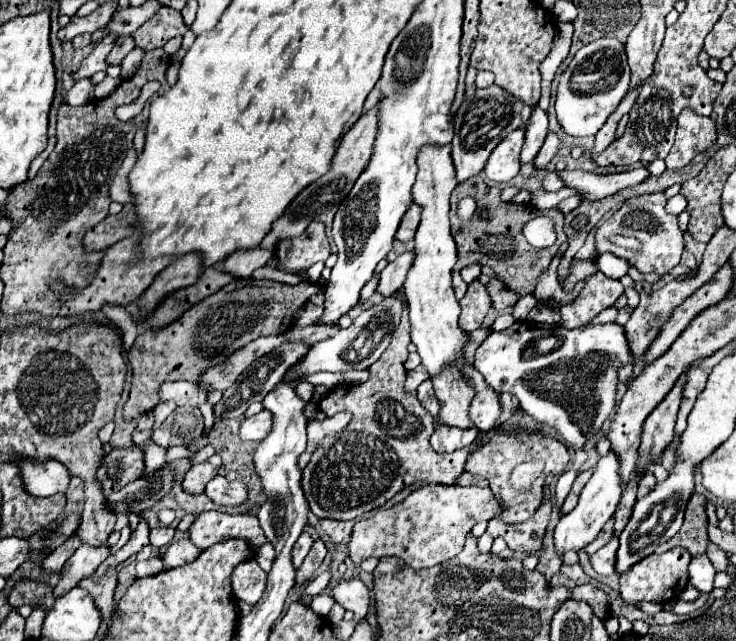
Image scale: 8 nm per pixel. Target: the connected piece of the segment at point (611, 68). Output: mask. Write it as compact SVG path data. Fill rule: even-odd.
M601 37L585 47L581 47L567 71L563 71L557 87L557 121L561 129L571 137L591 137L595 135L607 117L617 109L625 91L629 87L629 65L625 59L625 47L617 39Z

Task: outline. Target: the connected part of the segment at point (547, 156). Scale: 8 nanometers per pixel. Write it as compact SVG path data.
M549 133L549 135L545 137L545 143L543 143L541 151L537 153L537 159L533 161L535 169L545 169L545 167L547 167L547 163L555 157L557 149L559 149L559 137L557 137L555 133Z

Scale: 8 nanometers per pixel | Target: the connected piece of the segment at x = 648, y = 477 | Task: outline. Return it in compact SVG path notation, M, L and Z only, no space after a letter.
M651 471L645 473L643 479L641 479L641 483L639 483L639 489L637 489L637 499L641 499L643 495L647 495L647 493L653 489L655 483L657 483L657 481L655 481L655 475L653 475Z

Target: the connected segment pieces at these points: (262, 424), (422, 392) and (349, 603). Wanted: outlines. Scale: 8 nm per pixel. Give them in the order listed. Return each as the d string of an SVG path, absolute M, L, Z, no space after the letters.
M261 411L241 423L239 437L241 437L241 441L261 441L269 433L271 425L273 423L269 417L269 411Z
M423 381L417 389L417 397L419 397L419 403L433 415L435 423L437 423L437 411L441 409L439 403L437 403L437 397L433 395L433 387L431 387L431 381Z
M339 579L331 587L331 595L341 607L345 607L347 611L353 611L355 619L367 617L371 597L369 597L369 589L361 579Z

